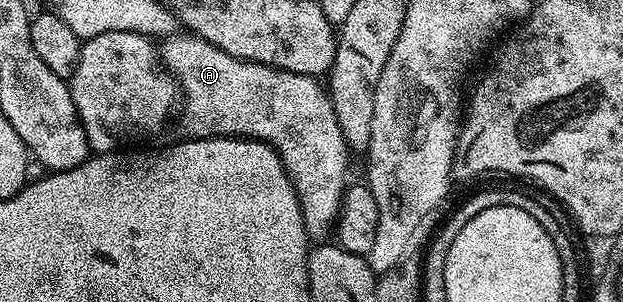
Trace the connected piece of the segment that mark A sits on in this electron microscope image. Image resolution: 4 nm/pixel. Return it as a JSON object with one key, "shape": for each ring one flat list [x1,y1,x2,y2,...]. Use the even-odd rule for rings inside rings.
{"shape":[[180,31,169,36,162,45,164,68,176,78,182,94,185,134,197,137,243,137,254,141,267,141,279,153,286,167,288,177,296,189,300,200,300,210,304,212,304,226,309,238,320,243,333,232,336,217,340,214,340,204,344,190,349,184,348,156,350,150,345,145,329,90,315,77,301,73,291,73,285,69,272,69,257,61,243,61,240,57,222,51,206,39,189,31]]}

